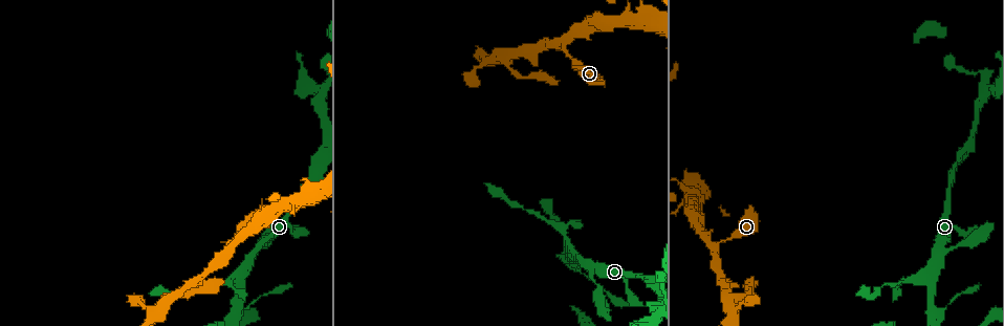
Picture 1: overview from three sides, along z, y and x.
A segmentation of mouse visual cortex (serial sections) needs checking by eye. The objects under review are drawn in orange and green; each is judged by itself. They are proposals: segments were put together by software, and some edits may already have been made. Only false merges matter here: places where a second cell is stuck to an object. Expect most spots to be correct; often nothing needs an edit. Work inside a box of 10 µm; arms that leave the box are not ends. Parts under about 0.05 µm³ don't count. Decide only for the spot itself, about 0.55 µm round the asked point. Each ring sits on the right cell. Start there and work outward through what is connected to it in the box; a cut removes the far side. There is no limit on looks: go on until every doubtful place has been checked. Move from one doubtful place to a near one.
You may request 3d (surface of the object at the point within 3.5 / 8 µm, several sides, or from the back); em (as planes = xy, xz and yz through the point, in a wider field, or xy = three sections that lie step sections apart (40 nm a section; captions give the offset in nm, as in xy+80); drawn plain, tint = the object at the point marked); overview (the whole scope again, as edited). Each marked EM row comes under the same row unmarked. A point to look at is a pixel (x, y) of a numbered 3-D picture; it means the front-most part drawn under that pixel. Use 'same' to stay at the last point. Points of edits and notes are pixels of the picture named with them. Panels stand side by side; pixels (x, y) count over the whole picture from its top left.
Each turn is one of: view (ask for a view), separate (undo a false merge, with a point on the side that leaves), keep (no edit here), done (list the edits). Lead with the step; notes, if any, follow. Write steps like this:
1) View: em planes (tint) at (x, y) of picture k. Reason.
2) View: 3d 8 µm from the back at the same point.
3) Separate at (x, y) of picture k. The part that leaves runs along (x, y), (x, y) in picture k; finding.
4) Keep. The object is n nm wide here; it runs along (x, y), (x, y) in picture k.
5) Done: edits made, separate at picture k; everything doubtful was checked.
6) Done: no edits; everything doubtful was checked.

View: 3d 8 µm from the back at (563, 44) of picture 1. Calibre changes.

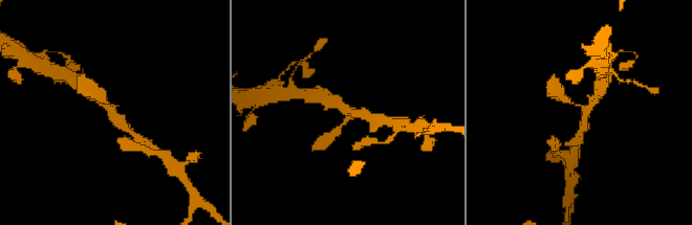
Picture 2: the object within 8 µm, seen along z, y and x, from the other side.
View: 3d 3.5 µm at the same point. Closer look.

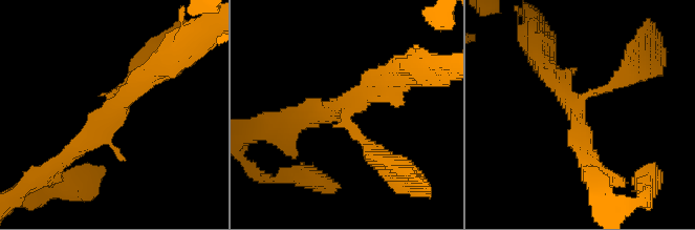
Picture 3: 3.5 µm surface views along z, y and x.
View: em xy step 3 (tint) at (350, 109) of picture 3. 3 arms meet here; the arms are 250, 300, 300 nm wide; shape alone is not enough.

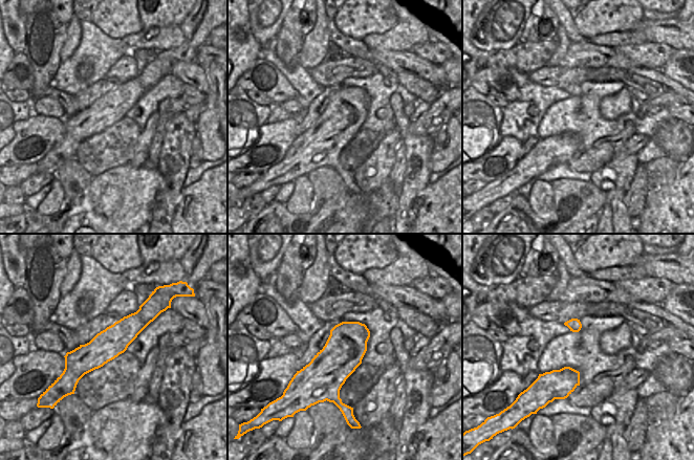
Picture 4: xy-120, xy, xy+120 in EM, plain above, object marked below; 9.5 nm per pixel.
Keep. The object is 380 nm wide here; it runs along (142, 308), (72, 377), (72, 388) in picture 4; continuous, no second cell.

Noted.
View: 3d 3.5 µm at (306, 198) of picture 1. Four-way junction.

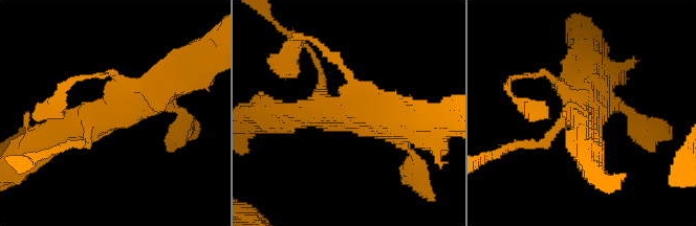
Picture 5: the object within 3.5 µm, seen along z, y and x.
View: em planes (tint) at (583, 109) of picture 5. 4 arms meet here; the arms are 150, 150, 300, 450 nm wide.

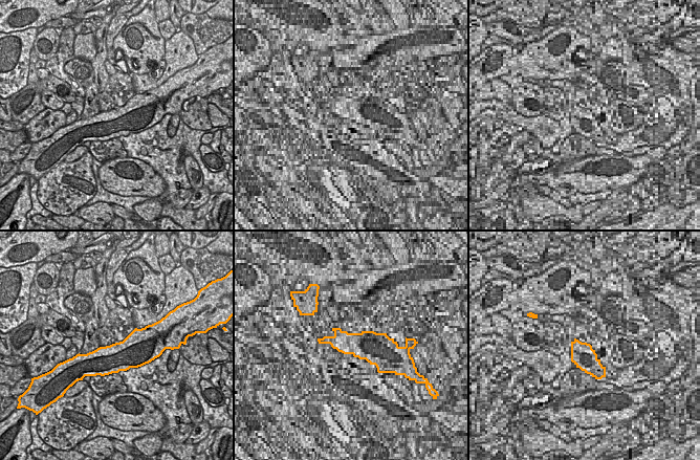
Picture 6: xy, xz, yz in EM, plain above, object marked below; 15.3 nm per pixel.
Keep. It runs along (51, 134), (149, 95), (165, 69) in picture 5; continuous, no second cell.

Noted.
View: em xy step 1 (tint) at (580, 256) of picture 1.

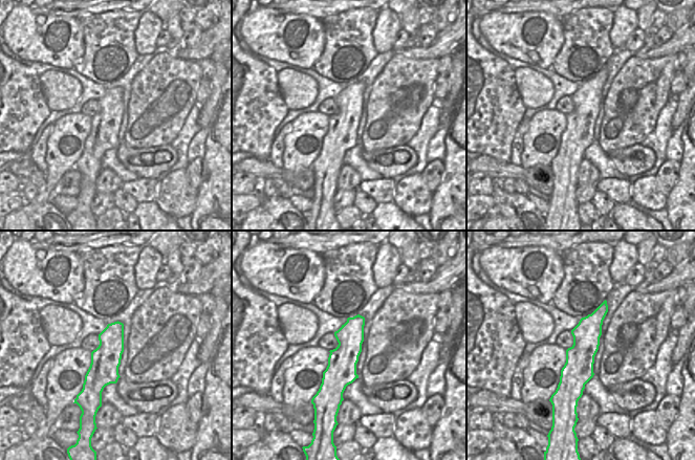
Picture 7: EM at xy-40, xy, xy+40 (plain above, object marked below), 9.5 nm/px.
View: 3d 3.5 µm at the same point.

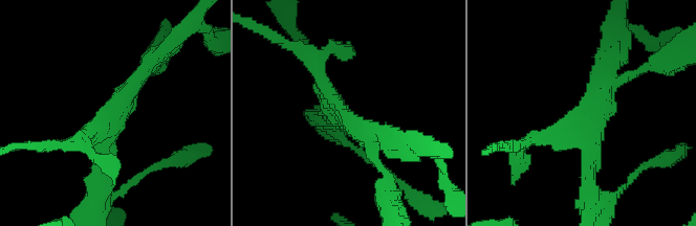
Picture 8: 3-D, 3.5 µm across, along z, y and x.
Keep. It runs along (150, 66), (111, 117), (102, 187) in picture 8; all the same cell.

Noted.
View: 3d 3.5 µm at (570, 262) of picture 1. A fork.

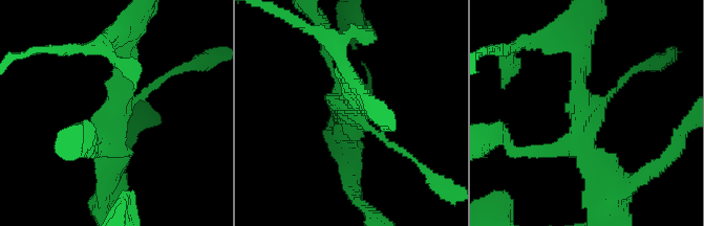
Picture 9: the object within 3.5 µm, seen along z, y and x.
View: em xy step 1 (tint) at (121, 93) of picture 9.

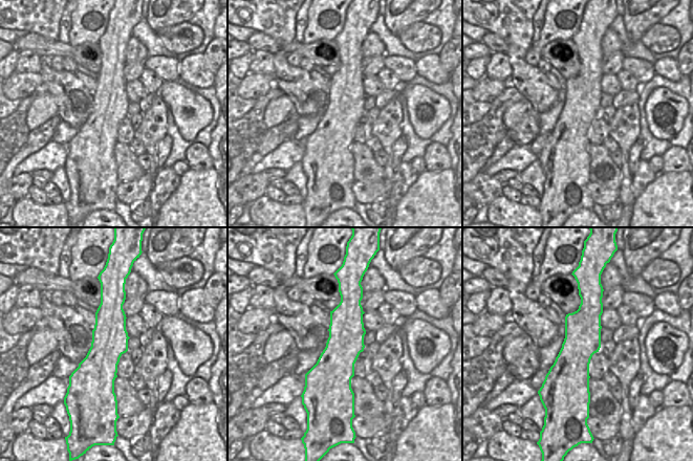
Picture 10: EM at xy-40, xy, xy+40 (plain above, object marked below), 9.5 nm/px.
Keep. It runs along (353, 290), (337, 399) in picture 10; continuous, no second cell.

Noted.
Done: no edits; everything doubtful was checked.

